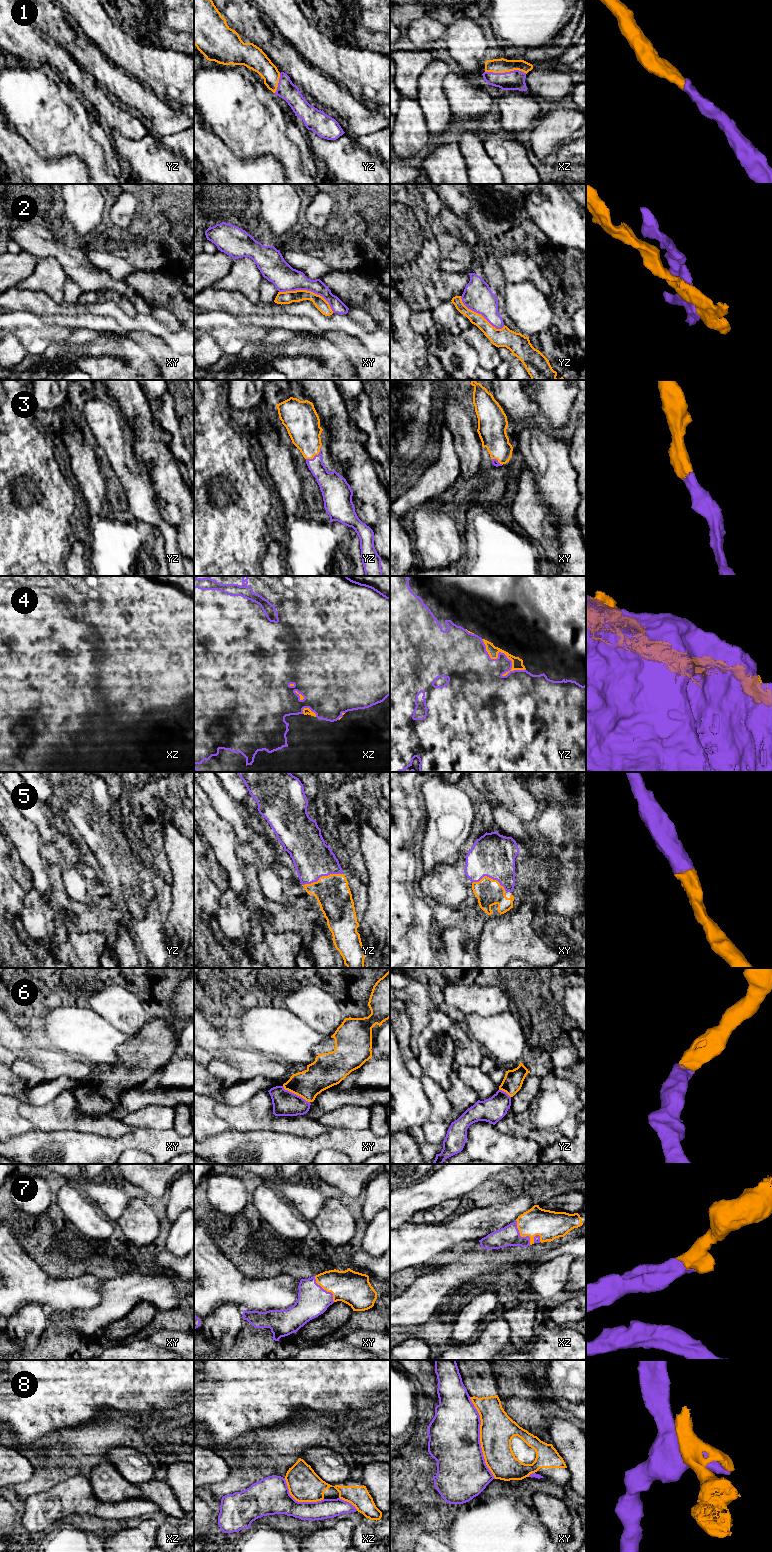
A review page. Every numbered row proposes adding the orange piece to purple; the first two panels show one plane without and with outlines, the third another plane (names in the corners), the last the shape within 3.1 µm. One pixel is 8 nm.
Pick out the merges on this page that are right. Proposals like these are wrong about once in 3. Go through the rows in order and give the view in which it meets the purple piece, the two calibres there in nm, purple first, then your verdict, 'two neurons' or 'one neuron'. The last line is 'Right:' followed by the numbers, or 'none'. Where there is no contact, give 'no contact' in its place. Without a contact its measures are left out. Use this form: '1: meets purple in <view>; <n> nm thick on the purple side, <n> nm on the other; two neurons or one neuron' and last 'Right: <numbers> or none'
1: meets purple in xz; 160 nm thick on the purple side, 120 nm on the other; one neuron
2: meets purple in xy; 200 nm thick on the purple side, 100 nm on the other; two neurons
3: meets purple in yz; 180 nm thick on the purple side, 260 nm on the other; one neuron
4: meets purple in yz; 340 nm thick on the purple side, 100 nm on the other; one neuron
5: meets purple in yz; 320 nm thick on the purple side, 280 nm on the other; one neuron
6: meets purple in xy; 200 nm thick on the purple side, 240 nm on the other; one neuron
7: meets purple in xz; 160 nm thick on the purple side, 240 nm on the other; one neuron
8: meets purple in xy; 420 nm thick on the purple side, 280 nm on the other; two neurons
Right: 1, 3, 4, 5, 6, 7

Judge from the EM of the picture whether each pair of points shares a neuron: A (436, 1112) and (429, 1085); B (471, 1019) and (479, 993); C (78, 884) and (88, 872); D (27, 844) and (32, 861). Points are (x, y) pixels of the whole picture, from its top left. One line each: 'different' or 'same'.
A: same
B: different
C: different
D: same

